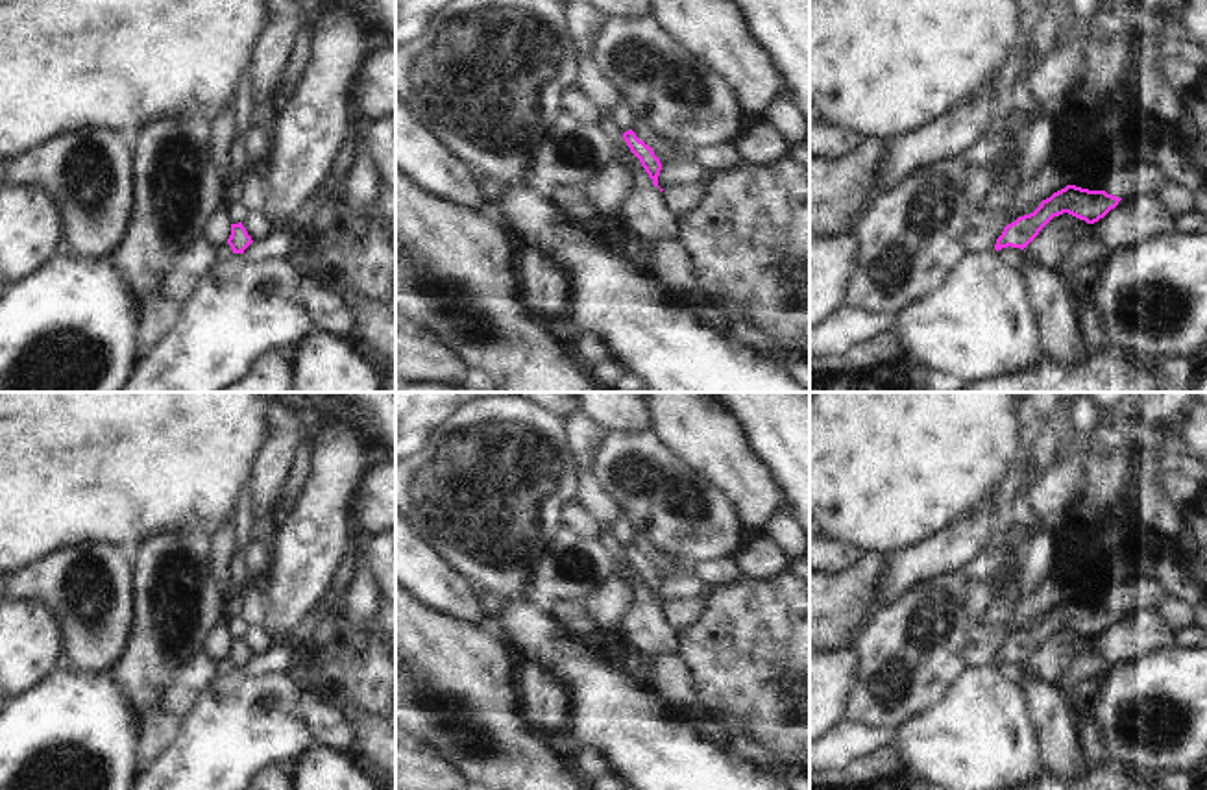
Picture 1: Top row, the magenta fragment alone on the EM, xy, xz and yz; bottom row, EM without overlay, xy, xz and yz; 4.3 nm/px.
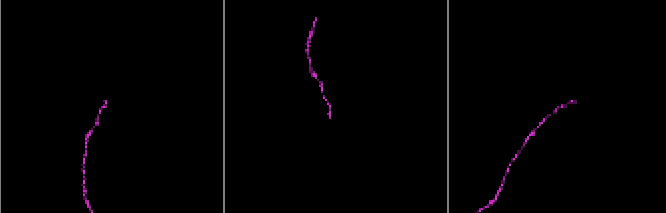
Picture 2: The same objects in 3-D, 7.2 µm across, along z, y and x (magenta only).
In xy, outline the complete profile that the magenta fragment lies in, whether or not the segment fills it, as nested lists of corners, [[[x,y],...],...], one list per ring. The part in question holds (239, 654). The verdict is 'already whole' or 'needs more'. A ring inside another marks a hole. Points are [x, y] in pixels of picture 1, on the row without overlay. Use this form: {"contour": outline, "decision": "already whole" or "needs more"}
{"contour": [[[242,636],[231,638],[231,649],[227,653],[227,659],[231,660],[233,668],[244,668],[244,664],[251,659],[251,651],[248,649]]], "decision": "already whole"}

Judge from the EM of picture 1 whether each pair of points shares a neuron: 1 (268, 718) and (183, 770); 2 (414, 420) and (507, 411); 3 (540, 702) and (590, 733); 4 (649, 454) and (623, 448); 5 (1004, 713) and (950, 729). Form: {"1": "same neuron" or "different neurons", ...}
{"1": "same neuron", "2": "different neurons", "3": "different neurons", "4": "same neuron", "5": "same neuron"}

